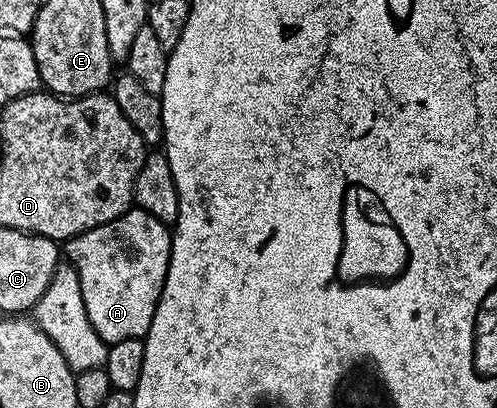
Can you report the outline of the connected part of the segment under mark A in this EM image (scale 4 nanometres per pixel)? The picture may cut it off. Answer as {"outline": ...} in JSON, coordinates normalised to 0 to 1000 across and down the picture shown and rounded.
{"outline":[[[266,512],[211,551],[195,551],[195,561],[163,571],[133,598],[133,623],[137,615],[145,625],[141,632],[163,689],[163,728],[171,728],[171,767],[179,767],[179,797],[195,806],[195,826],[203,826],[217,846],[235,836],[288,831],[300,816],[300,797],[308,797],[308,767],[316,767],[340,659],[344,578],[338,549],[316,542],[316,532],[300,522]]]}

